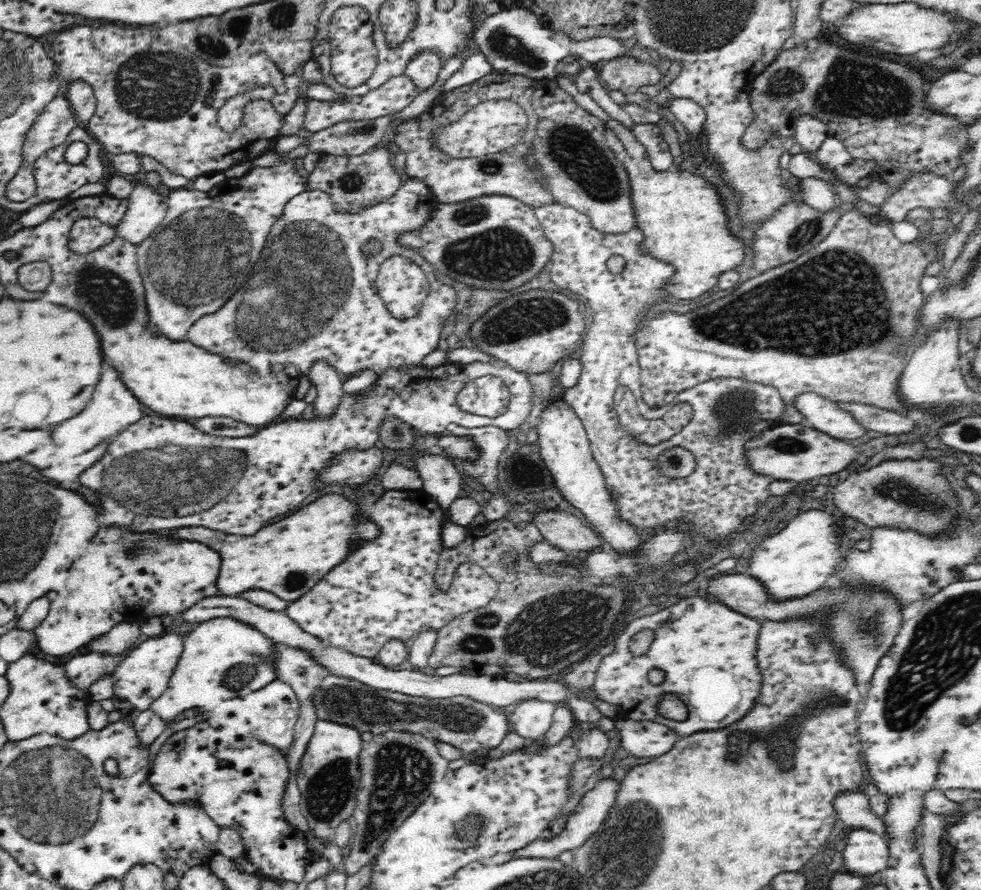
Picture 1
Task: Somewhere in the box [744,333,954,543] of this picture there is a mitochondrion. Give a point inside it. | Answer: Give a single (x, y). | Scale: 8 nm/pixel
(904, 490)

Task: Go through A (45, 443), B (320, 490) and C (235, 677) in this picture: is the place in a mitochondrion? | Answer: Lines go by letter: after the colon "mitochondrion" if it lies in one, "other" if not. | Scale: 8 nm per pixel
A: other
B: other
C: mitochondrion

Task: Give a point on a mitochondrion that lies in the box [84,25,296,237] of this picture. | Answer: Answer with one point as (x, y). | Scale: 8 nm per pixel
(152, 85)

